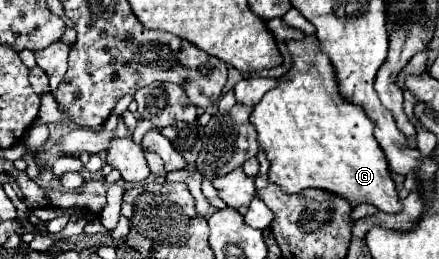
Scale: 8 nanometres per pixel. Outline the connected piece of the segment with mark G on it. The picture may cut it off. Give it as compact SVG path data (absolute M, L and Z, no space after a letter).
M318 39L290 41L288 49L294 57L292 69L276 89L270 89L258 101L250 117L270 163L270 181L284 193L300 193L302 189L316 187L344 197L352 207L368 203L384 213L400 213L402 203L384 151L372 135L374 123L364 109L340 95L332 61L320 51Z

